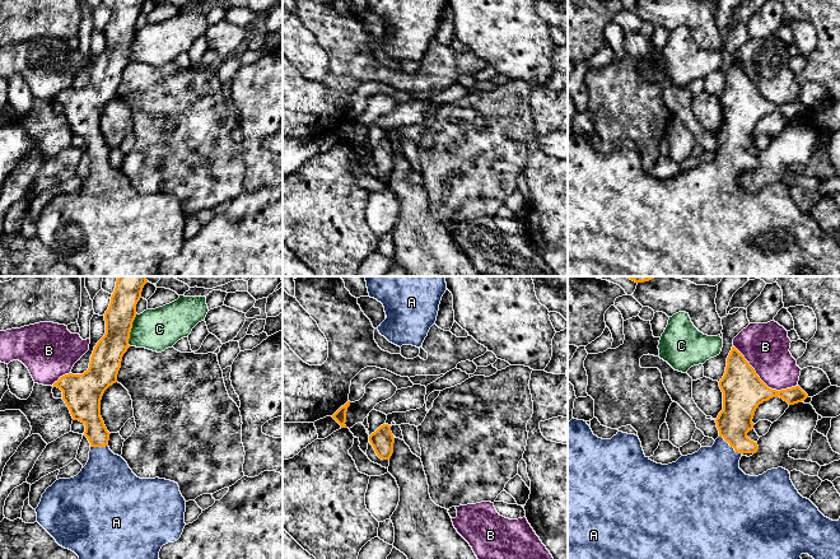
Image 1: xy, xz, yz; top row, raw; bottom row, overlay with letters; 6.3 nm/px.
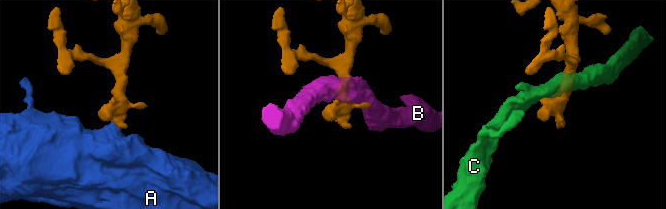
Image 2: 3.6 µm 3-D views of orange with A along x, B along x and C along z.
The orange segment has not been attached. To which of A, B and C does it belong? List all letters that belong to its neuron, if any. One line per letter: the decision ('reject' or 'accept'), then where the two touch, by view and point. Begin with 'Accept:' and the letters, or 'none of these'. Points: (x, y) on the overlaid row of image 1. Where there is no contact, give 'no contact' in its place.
Accept: A
A: accept | yz (731, 446)
B: reject | yz (761, 381)
C: reject | xy (130, 330)

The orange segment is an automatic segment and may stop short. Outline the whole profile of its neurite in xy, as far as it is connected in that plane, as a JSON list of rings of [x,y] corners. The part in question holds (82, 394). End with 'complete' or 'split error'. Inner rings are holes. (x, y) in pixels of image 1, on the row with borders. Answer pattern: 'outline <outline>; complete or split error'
outline [[[118,276],[111,303],[104,313],[106,334],[94,346],[89,368],[83,374],[65,374],[52,387],[62,391],[62,400],[70,410],[74,420],[85,425],[84,435],[90,443],[89,460],[81,471],[70,479],[59,479],[42,494],[36,508],[37,522],[56,540],[56,542],[71,551],[79,559],[159,559],[163,545],[177,541],[186,526],[186,500],[177,483],[165,479],[140,479],[129,467],[127,462],[115,455],[109,447],[109,432],[101,416],[101,400],[104,391],[117,382],[123,354],[130,348],[129,339],[132,322],[136,317],[136,304],[141,298],[146,276]]]; split error

